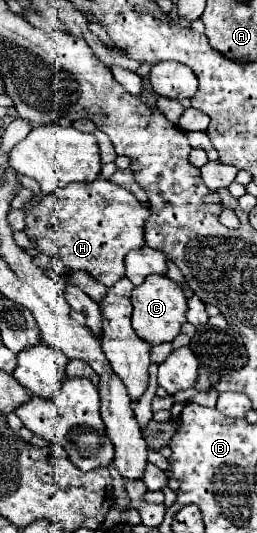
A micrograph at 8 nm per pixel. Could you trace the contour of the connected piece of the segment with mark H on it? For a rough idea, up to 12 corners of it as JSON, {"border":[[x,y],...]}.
{"border":[[103,177],[25,207],[51,263],[107,287],[149,207]]}

